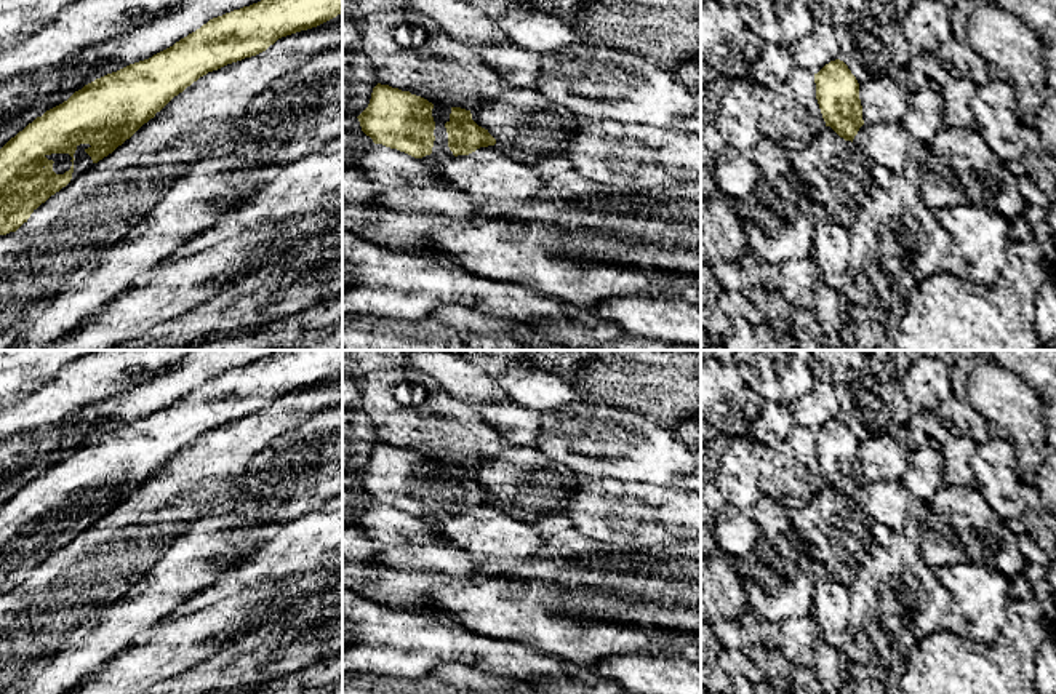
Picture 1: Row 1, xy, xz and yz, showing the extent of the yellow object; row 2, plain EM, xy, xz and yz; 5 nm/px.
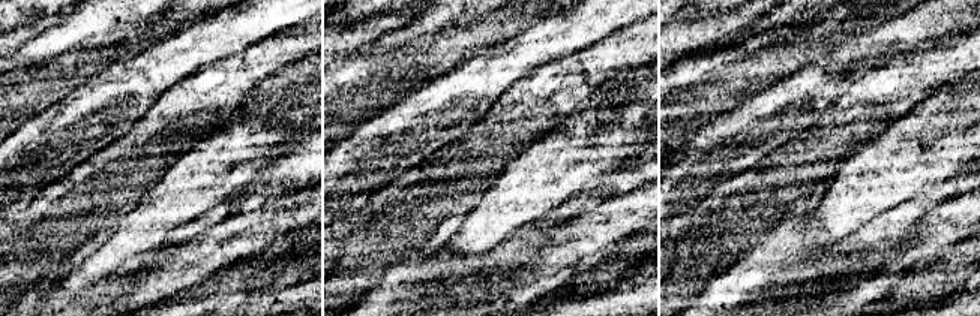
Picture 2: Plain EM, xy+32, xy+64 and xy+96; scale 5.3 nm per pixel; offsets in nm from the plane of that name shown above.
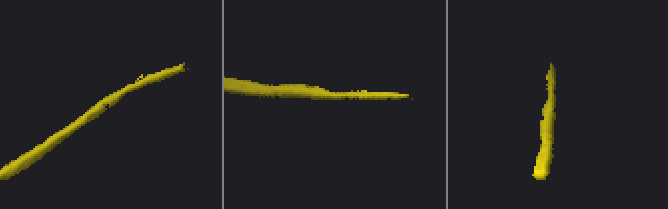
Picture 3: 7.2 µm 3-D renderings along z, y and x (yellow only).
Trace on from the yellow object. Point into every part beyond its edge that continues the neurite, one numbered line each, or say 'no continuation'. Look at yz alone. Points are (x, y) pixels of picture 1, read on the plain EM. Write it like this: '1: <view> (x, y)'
no continuation

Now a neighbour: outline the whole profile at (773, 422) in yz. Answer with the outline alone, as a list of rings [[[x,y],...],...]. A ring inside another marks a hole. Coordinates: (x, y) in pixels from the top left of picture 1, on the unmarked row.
[[[765,401],[752,422],[749,437],[762,445],[776,445],[787,438],[794,425],[789,405]]]

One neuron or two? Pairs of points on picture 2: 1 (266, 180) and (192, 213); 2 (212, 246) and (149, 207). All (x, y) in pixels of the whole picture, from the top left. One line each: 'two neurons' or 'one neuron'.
1: two neurons
2: two neurons

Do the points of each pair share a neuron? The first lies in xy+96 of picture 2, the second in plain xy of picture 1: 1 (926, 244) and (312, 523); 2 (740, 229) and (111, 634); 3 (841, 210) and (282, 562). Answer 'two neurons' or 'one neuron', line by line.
1: two neurons
2: two neurons
3: two neurons

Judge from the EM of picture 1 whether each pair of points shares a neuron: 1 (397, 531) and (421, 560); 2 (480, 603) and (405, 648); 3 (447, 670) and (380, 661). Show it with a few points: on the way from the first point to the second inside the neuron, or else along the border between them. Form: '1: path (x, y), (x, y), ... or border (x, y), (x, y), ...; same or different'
1: border (442, 544), (405, 547); different
2: border (437, 616), (458, 622), (484, 637); different
3: border (458, 662), (440, 662), (428, 675); different

